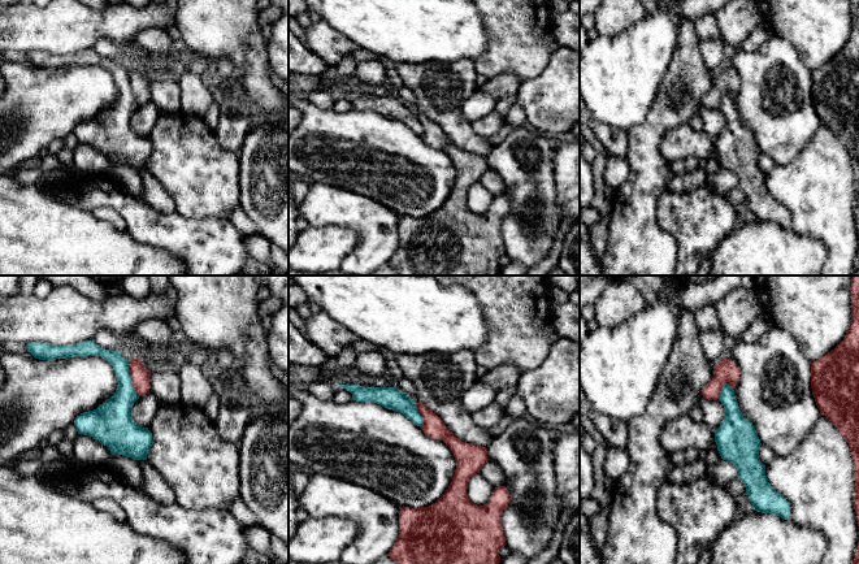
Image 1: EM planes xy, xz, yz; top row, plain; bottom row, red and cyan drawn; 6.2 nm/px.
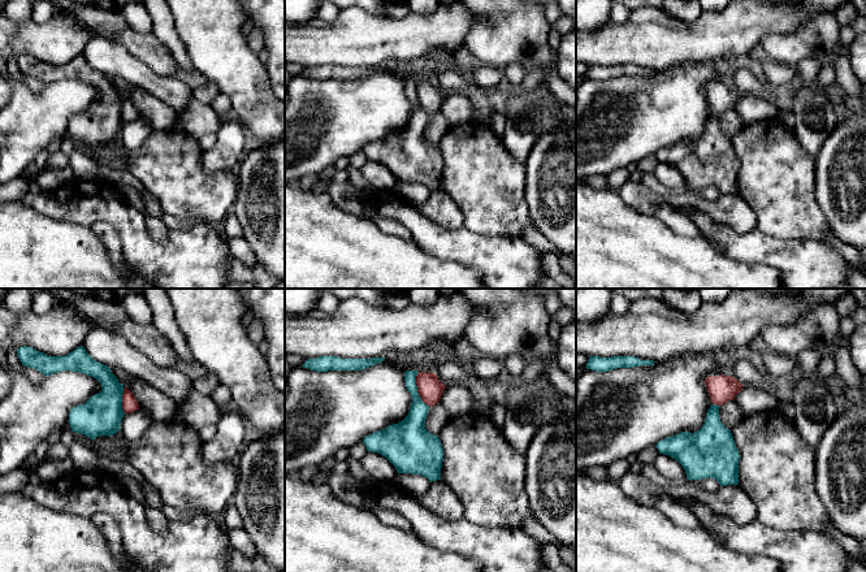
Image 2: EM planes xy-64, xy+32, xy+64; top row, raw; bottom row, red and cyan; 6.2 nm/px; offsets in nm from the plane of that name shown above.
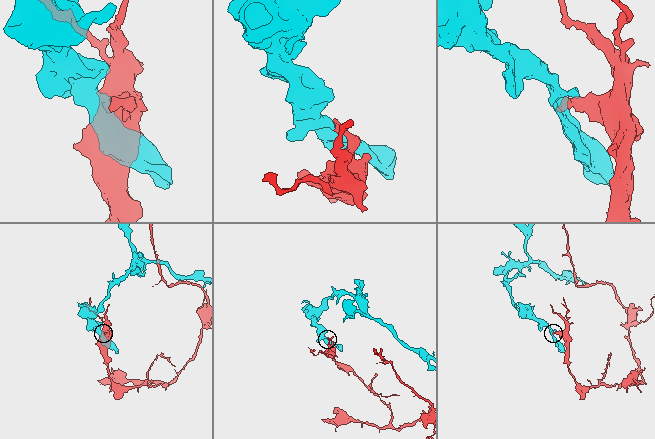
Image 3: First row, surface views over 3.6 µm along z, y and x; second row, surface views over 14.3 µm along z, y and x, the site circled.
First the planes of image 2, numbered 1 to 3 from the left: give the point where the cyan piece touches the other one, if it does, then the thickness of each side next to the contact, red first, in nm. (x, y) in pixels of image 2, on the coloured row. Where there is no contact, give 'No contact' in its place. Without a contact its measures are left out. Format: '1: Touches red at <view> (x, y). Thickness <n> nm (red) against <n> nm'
1: Touches red at xy-64 (122, 401). Thickness 100 nm (red) against 260 nm
2: Touches red at xy+32 (418, 390). Thickness 160 nm (red) against 160 nm
3: Touches red at xy+64 (715, 403). Thickness 160 nm (red) against 240 nm

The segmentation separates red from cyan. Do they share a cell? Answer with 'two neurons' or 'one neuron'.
two neurons

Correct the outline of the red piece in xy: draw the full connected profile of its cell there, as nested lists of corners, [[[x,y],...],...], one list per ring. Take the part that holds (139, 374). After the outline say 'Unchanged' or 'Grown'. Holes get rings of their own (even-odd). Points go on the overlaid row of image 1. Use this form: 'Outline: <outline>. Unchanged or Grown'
Outline: [[[131,359],[129,363],[129,372],[133,386],[139,396],[149,392],[151,372],[143,365],[140,359]]]. Unchanged

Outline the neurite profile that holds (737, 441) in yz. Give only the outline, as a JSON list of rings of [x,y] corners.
[[[725,383],[719,400],[724,405],[724,420],[715,430],[715,442],[721,459],[737,468],[755,511],[789,520],[790,504],[768,482],[765,465],[759,459],[760,439],[739,411],[734,390]]]

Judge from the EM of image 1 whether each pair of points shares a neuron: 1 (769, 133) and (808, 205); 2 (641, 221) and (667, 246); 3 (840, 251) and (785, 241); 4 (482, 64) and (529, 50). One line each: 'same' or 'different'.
1: different
2: same
3: different
4: same

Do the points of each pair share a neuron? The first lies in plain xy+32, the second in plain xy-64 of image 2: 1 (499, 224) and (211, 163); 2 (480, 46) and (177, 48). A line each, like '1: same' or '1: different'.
1: different
2: different

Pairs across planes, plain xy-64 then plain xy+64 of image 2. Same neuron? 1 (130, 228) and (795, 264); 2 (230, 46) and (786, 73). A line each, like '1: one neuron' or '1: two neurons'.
1: one neuron
2: two neurons

